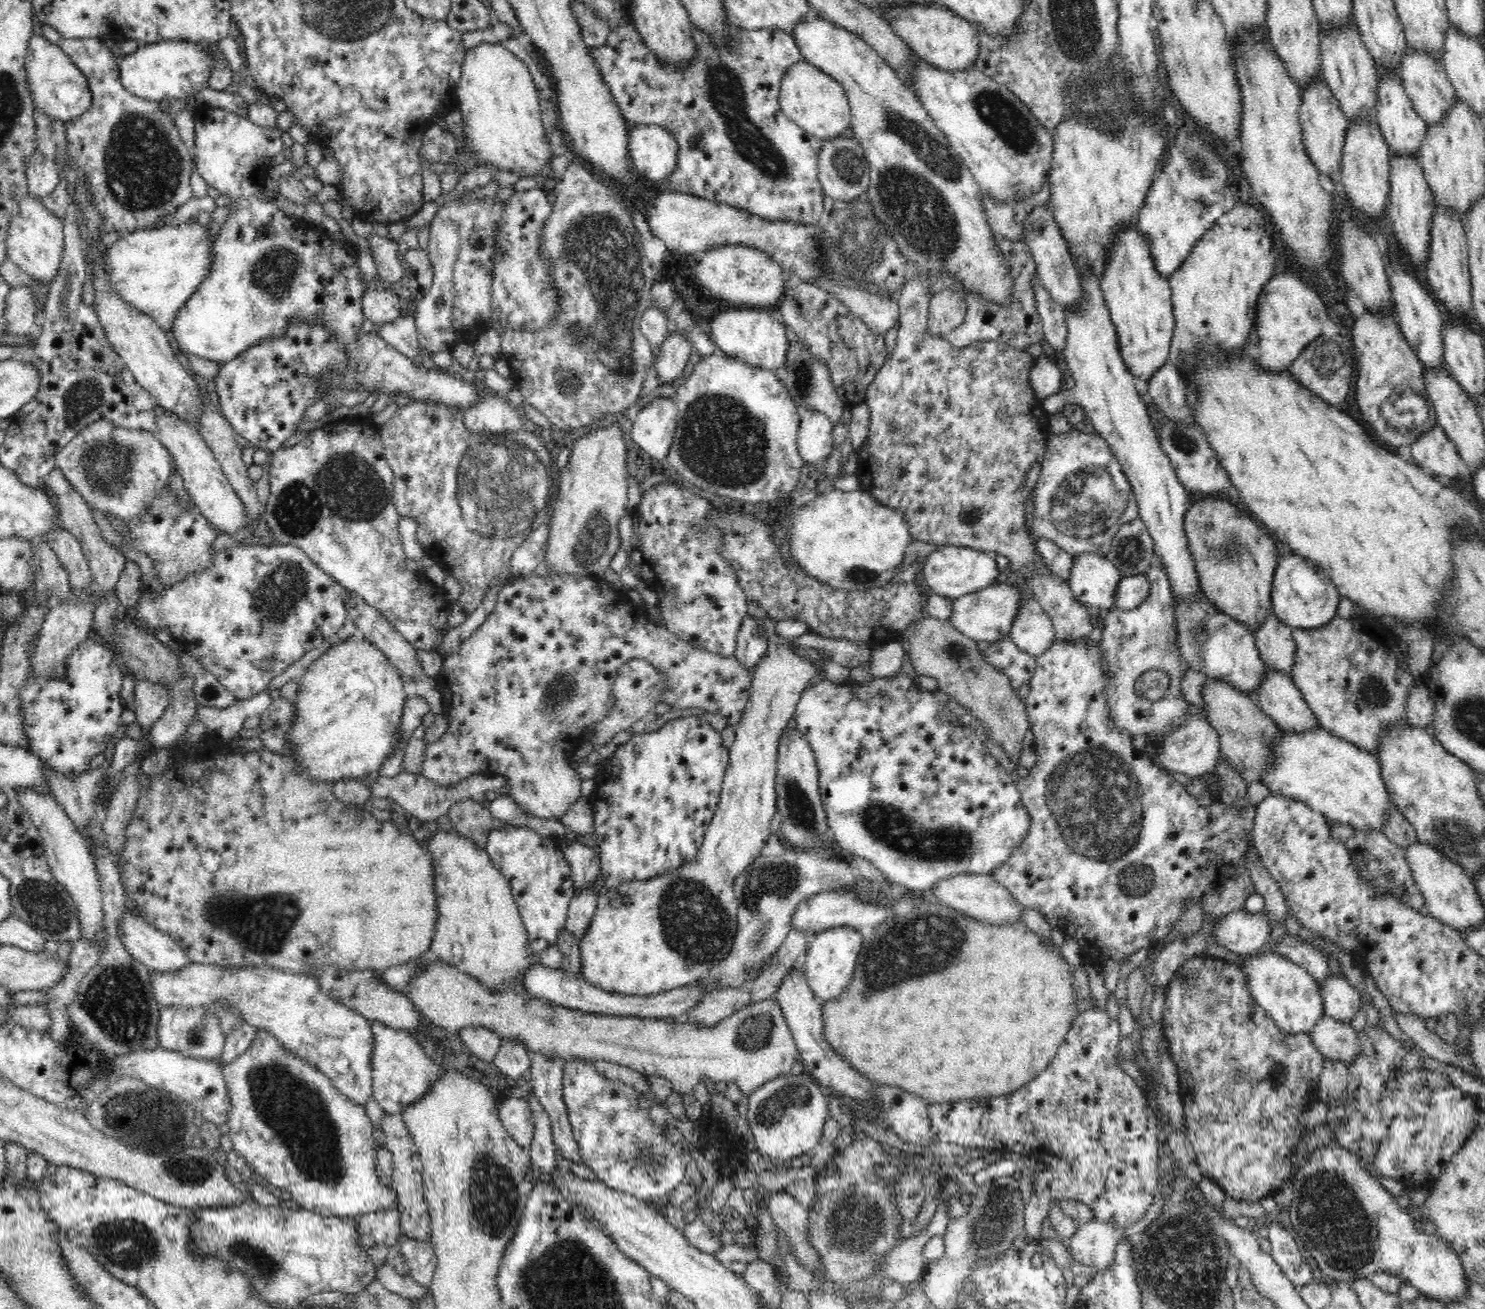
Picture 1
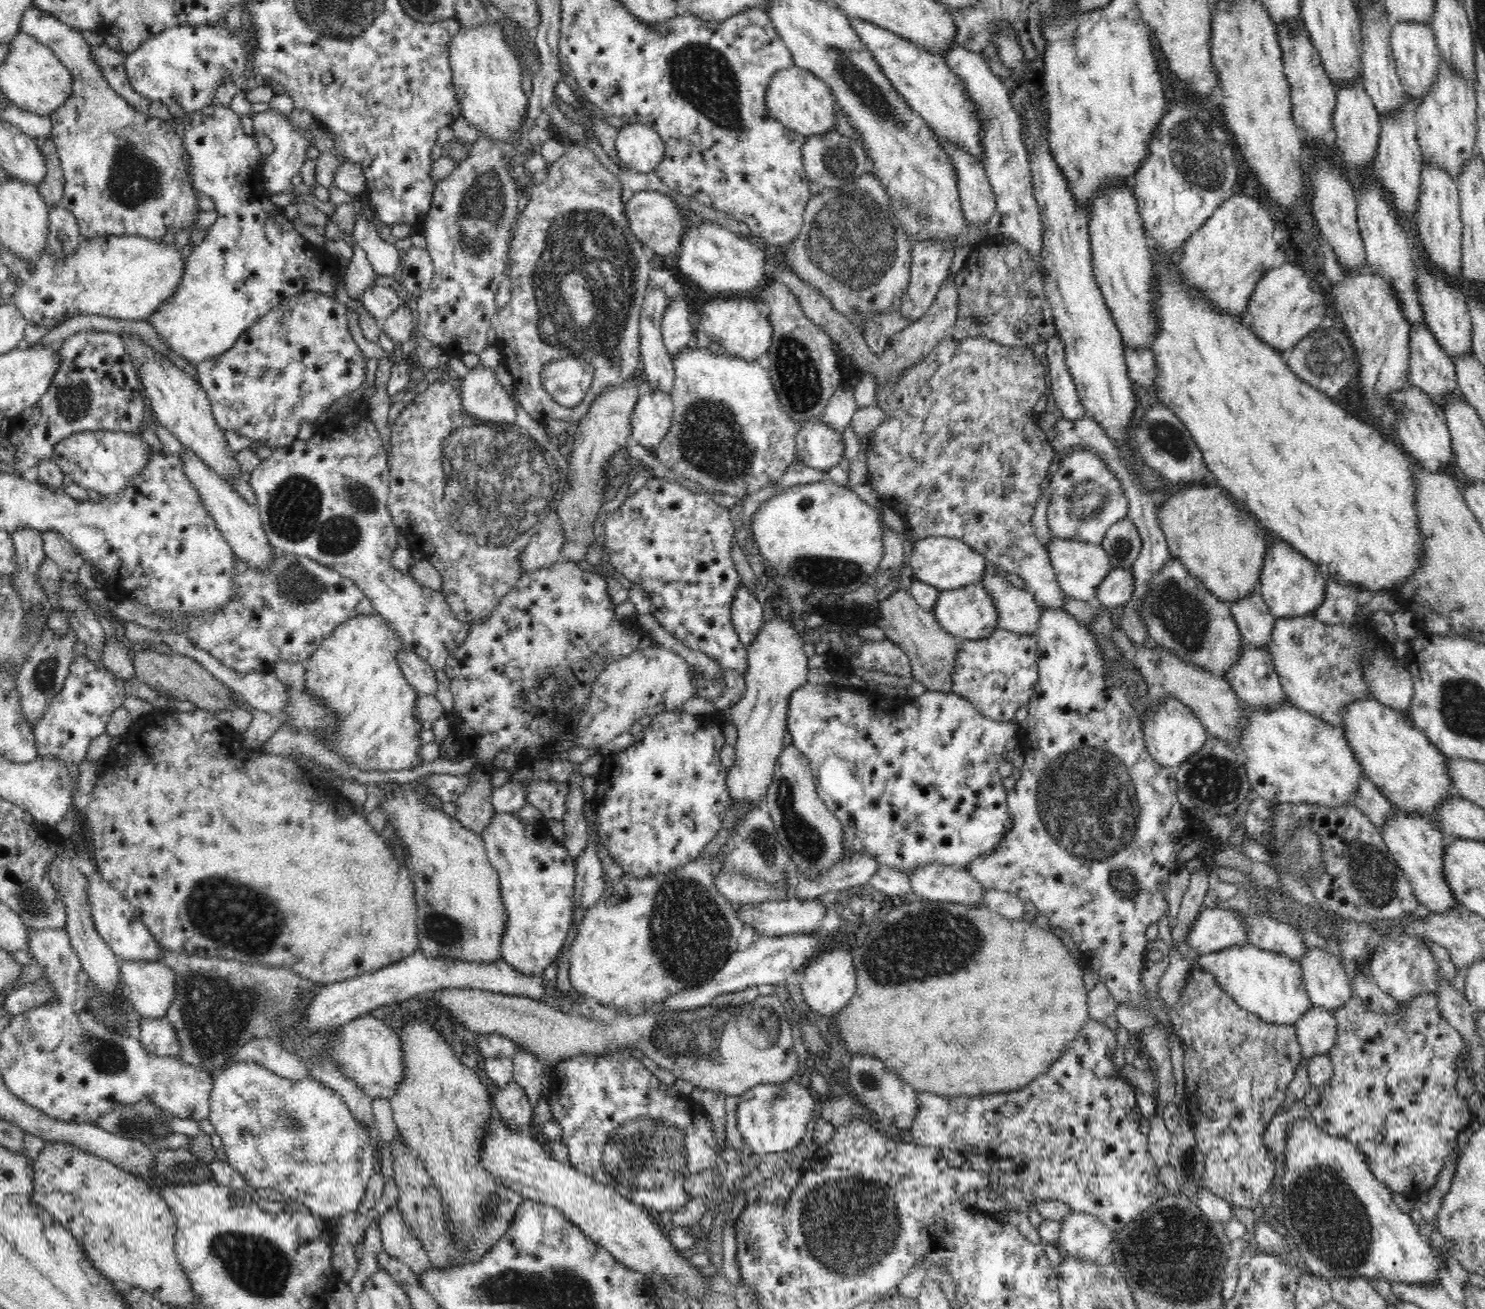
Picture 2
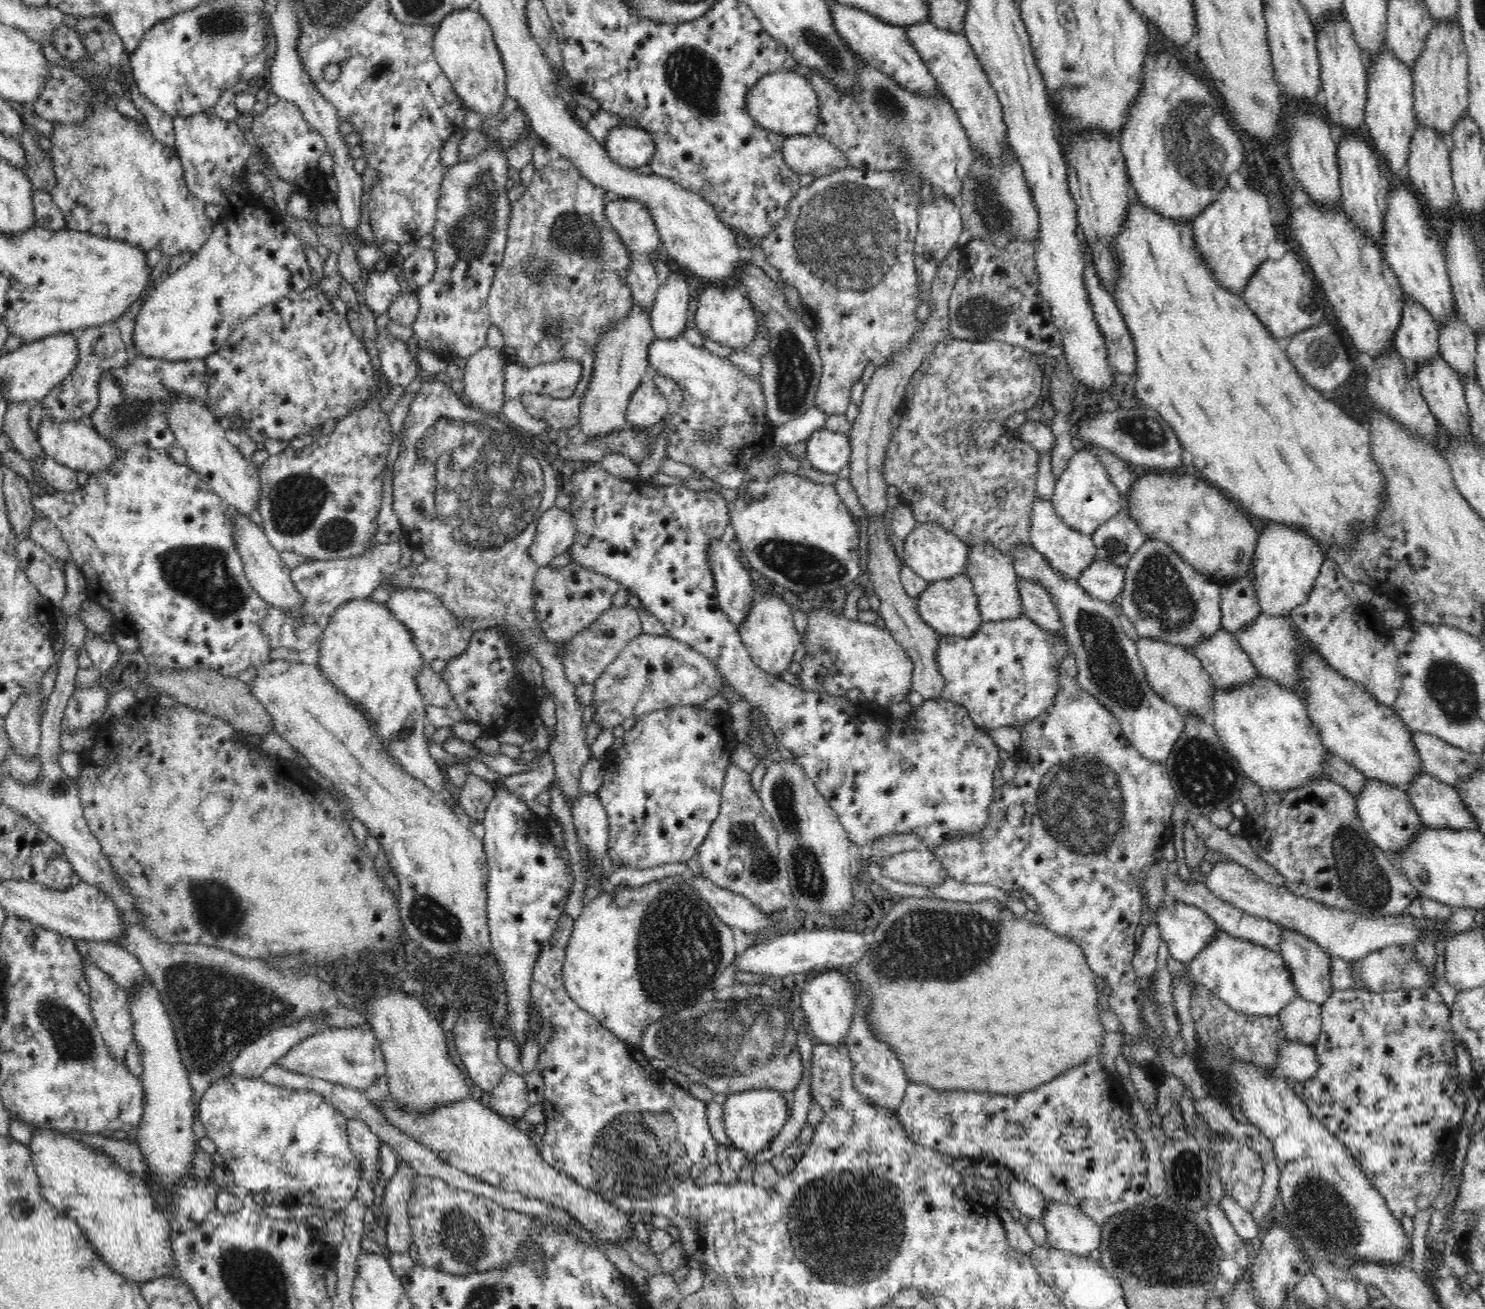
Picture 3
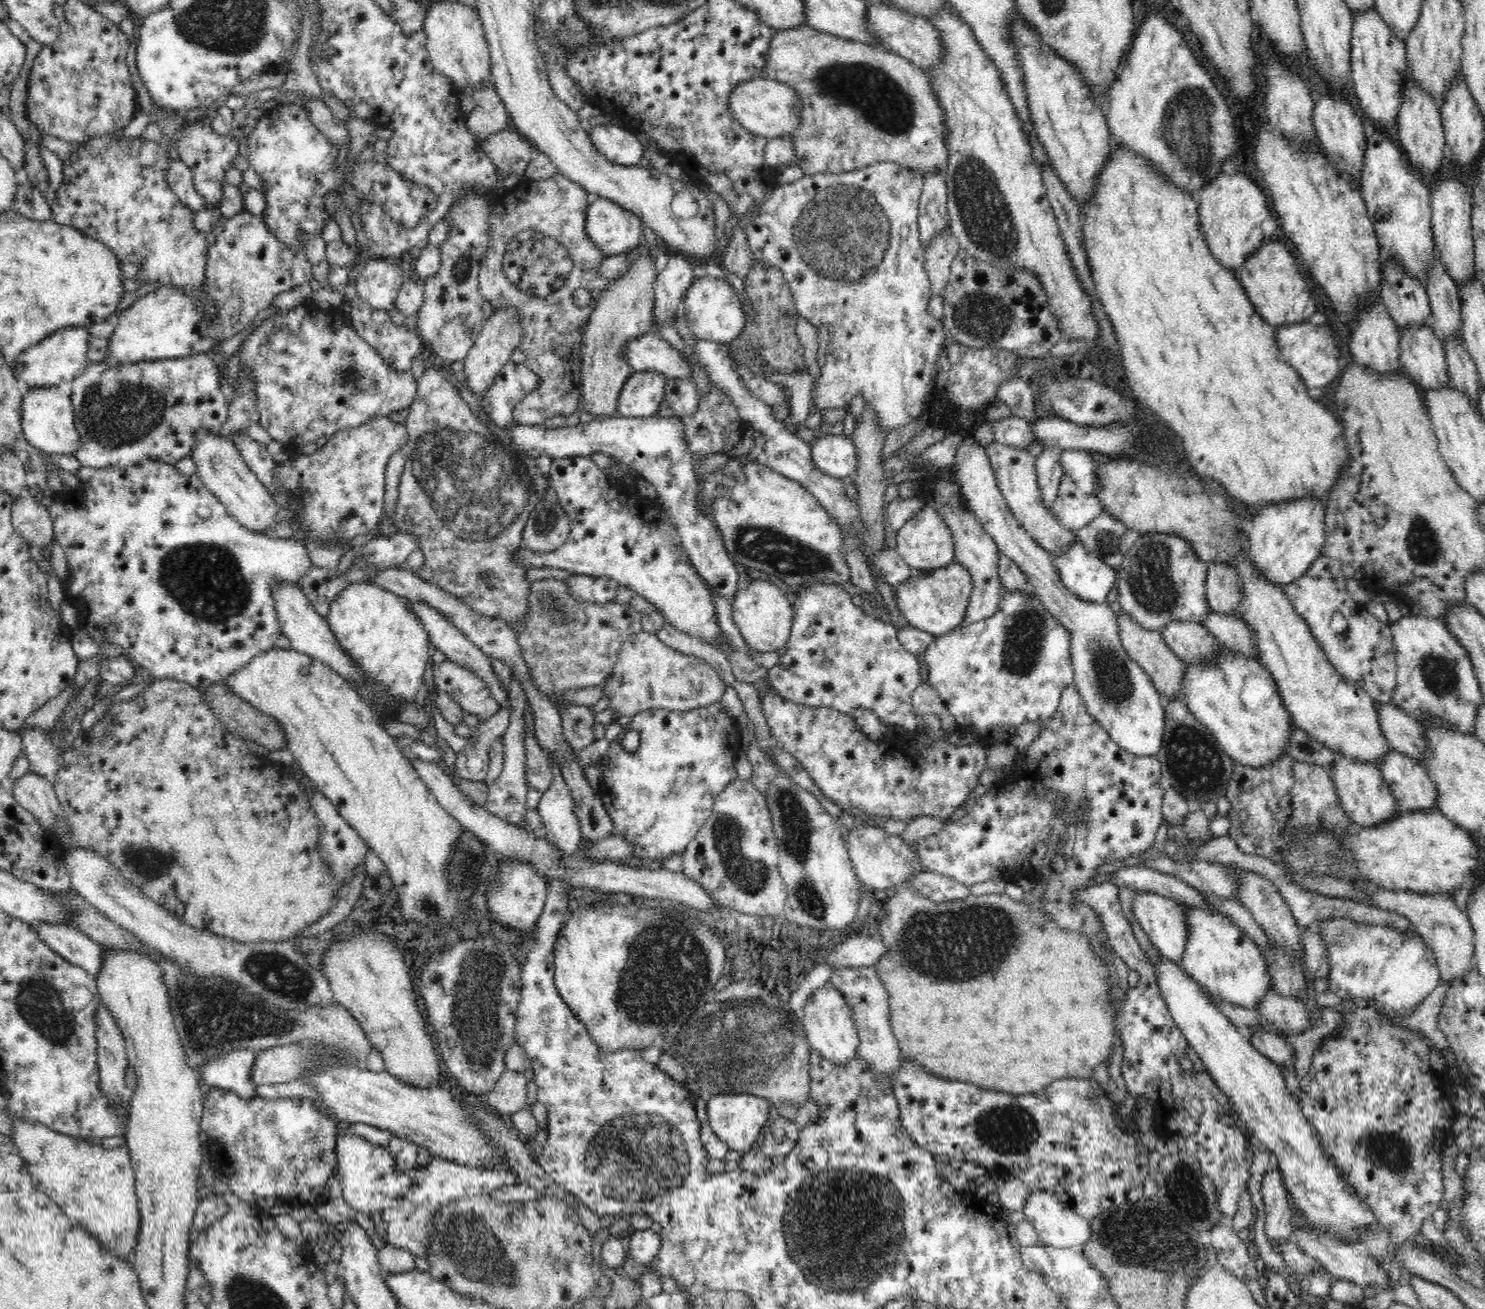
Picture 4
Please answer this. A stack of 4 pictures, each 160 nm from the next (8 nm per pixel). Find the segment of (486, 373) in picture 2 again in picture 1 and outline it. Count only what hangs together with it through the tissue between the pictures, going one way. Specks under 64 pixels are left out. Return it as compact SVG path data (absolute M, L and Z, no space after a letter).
M483 385L484 394L482 398L466 408L464 412L464 423L474 433L484 435L501 435L502 433L524 429L524 421L520 420L517 410L507 398L499 398L492 394Z

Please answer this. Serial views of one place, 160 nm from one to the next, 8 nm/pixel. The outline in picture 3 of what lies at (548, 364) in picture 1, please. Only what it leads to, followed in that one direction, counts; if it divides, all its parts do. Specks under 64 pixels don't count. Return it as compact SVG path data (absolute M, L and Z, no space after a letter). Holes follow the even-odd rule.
M567 158L550 160L542 169L535 172L521 198L511 204L505 253L501 266L494 273L487 307L491 324L498 327L505 344L516 350L516 363L534 367L558 360L575 360L581 364L582 378L572 398L554 399L530 393L520 399L529 416L538 421L545 420L550 428L559 431L579 424L582 400L594 376L595 344L606 329L629 313L635 300L626 284L631 255L605 217L608 192L592 185ZM532 265L540 265L540 270L543 270L544 276L540 280L534 281L527 276L525 270Z

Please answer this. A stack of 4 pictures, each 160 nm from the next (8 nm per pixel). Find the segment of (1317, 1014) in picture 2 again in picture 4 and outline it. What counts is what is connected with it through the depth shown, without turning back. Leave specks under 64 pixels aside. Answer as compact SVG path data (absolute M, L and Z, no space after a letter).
M1273 991L1260 1000L1257 1013L1263 1021L1267 1020L1273 1027L1279 1028L1279 1032L1295 1036L1309 1028L1306 1004L1292 997L1282 997Z

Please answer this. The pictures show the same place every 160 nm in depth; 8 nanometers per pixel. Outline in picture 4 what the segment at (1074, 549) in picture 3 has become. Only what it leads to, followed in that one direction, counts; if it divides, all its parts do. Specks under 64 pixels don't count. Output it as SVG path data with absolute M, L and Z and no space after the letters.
M995 441L986 446L985 452L991 462L998 488L1002 491L1005 501L1020 527L1028 532L1050 554L1056 556L1062 551L1067 551L1071 542L1078 538L1074 531L1060 525L1060 522L1052 515L1052 510L1045 506L1040 492L1040 485L1037 481L1038 477L1035 469L1037 458L1032 456L1026 449L1012 448Z

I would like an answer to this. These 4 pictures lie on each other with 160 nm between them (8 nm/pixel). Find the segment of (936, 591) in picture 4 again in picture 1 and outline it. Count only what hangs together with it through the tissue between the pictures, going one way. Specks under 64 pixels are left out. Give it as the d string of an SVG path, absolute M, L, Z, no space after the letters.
M1003 580L951 601L952 614L949 616L949 621L972 640L991 643L1010 637L1012 623L1023 599L1017 587L1007 585Z

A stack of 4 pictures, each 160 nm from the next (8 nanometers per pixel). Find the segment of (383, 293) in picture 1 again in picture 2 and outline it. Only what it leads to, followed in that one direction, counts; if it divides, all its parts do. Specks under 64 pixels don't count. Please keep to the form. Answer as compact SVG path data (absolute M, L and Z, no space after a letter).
M375 284L364 290L364 293L360 296L360 301L366 307L368 313L379 323L382 323L403 303L404 297L392 288L392 285Z

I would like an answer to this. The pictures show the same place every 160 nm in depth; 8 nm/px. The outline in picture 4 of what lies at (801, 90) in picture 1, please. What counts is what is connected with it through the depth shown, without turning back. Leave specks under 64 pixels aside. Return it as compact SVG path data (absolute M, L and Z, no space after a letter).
M761 76L738 84L729 96L727 107L733 119L748 132L771 139L791 134L799 123L801 106L799 94L789 84Z

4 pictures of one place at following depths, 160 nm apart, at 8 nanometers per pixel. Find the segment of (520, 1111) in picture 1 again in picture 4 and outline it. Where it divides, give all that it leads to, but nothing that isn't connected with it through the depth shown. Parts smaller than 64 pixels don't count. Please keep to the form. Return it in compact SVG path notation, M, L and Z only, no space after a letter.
M506 1069L494 1088L487 1093L490 1106L501 1114L512 1114L526 1106L528 1075Z

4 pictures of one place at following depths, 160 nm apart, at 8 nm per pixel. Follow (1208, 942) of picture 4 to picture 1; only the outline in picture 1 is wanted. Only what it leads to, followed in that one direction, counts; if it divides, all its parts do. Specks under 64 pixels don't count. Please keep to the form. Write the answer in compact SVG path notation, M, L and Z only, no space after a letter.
M1266 951L1246 956L1240 963L1248 975L1247 984L1252 999L1260 1005L1280 1030L1290 1036L1301 1036L1317 1025L1324 1016L1324 1001L1316 979L1301 965L1294 964L1278 953Z

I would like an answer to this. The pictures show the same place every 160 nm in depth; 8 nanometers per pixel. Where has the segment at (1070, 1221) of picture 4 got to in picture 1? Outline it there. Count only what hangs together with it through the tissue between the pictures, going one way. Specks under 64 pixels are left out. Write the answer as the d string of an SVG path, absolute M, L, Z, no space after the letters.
M1086 1221L1073 1232L1067 1249L1075 1263L1094 1266L1097 1271L1106 1271L1113 1263L1118 1242L1119 1230L1111 1224Z

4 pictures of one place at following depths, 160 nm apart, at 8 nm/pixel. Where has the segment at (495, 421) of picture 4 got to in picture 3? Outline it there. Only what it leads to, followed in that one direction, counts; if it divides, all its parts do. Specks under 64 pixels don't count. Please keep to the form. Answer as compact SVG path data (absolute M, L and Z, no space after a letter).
M558 360L534 367L508 362L505 368L504 399L521 399L530 393L548 395L554 399L572 398L582 378L582 369L575 360Z

